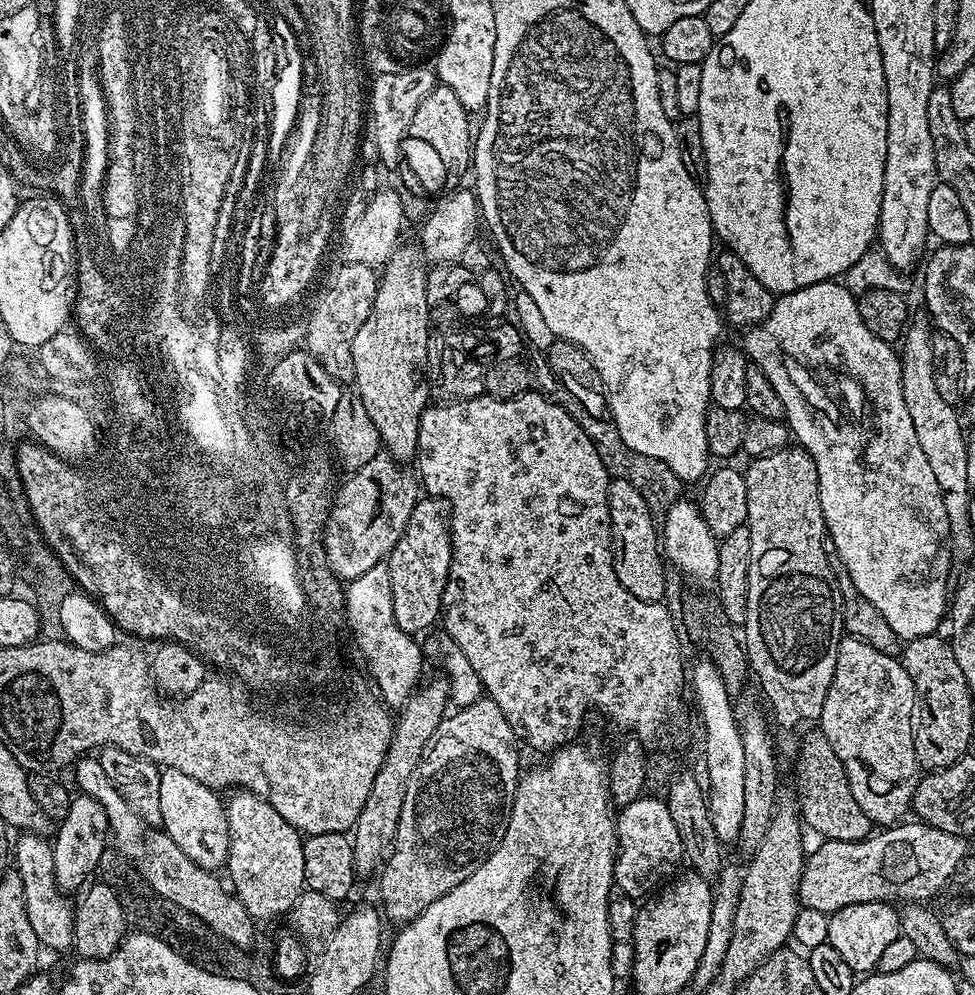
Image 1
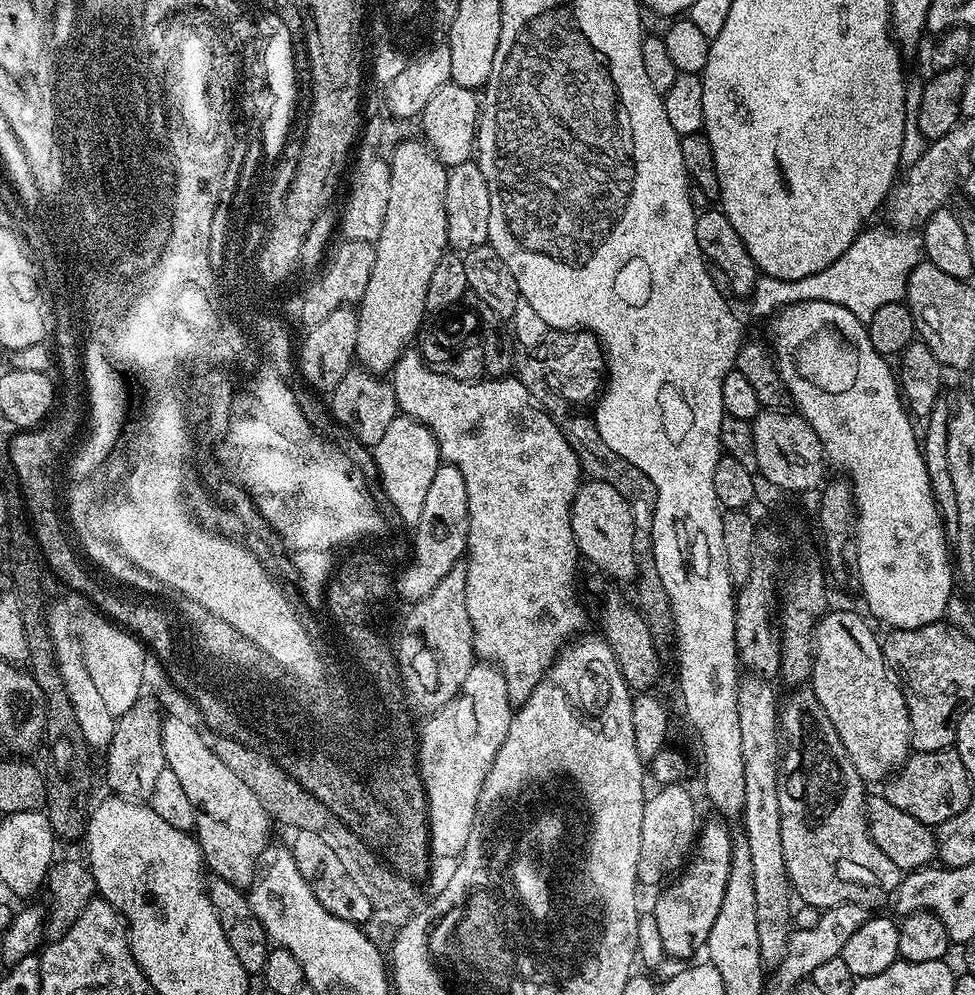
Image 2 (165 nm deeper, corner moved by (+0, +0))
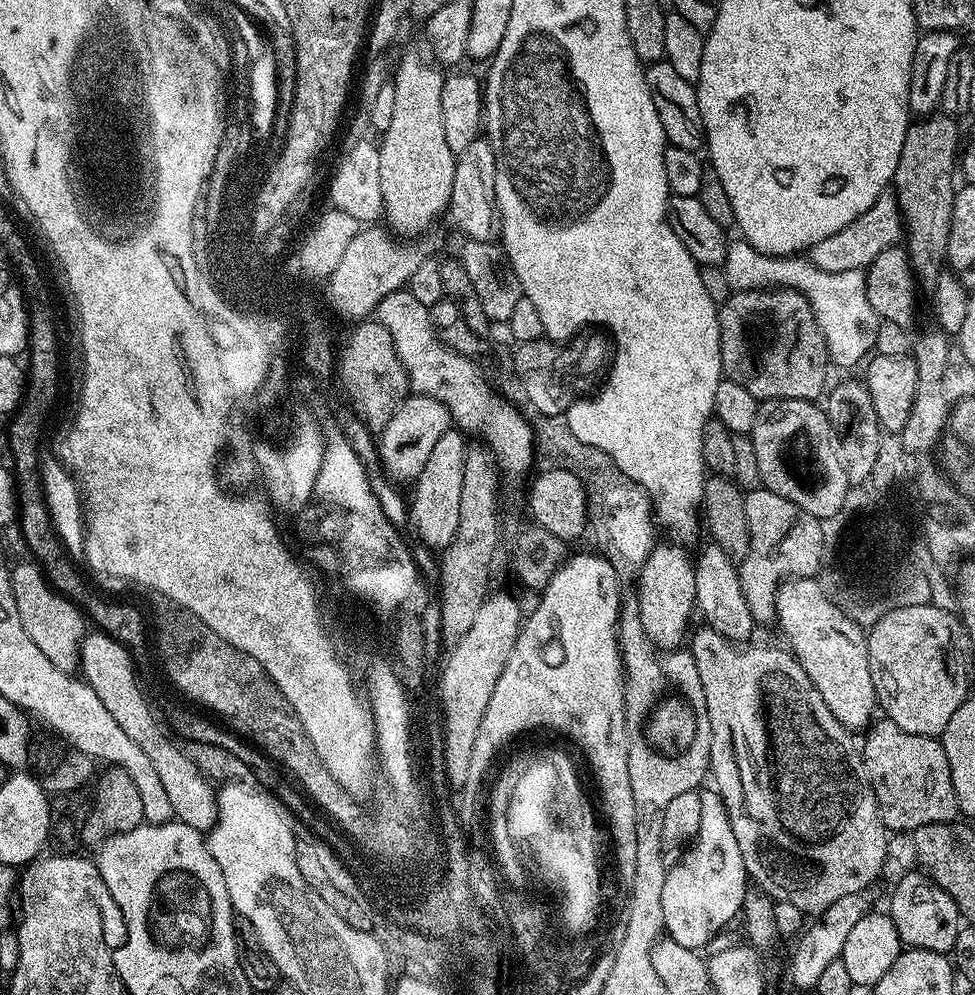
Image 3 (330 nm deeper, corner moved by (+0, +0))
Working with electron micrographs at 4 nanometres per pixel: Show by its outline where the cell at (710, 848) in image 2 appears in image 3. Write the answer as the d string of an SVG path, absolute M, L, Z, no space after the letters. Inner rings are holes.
M704 790L700 797L702 822L698 822L698 834L687 845L685 856L668 869L662 886L662 916L667 939L678 942L678 946L704 950L735 916L737 919L741 915L744 897L750 891L750 877L719 792Z

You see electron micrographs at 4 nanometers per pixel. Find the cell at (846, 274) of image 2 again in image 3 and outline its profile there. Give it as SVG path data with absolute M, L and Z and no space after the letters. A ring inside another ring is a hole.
M742 238L733 239L727 250L727 258L722 265L731 291L745 292L750 288L794 288L801 292L810 302L810 306L816 315L816 321L820 327L820 333L824 341L828 343L828 355L831 363L840 368L852 368L856 363L867 361L870 353L876 346L878 326L882 323L880 315L870 306L868 287L864 281L865 273L861 270L822 270L812 264L811 259L795 256L767 256L750 246Z

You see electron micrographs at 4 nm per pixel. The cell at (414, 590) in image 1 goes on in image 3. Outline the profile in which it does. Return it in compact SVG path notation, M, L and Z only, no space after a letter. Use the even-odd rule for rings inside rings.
M449 430L434 442L434 451L426 458L426 466L422 466L422 474L414 482L410 524L430 547L437 550L448 548L450 542L454 542L454 534L458 534L458 506L462 499L462 470L467 453L465 433Z

